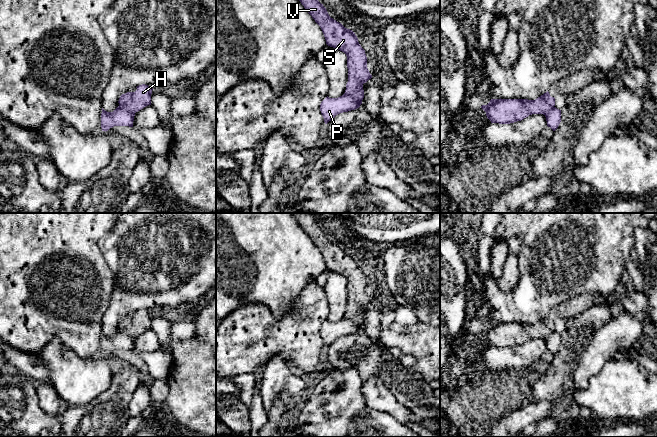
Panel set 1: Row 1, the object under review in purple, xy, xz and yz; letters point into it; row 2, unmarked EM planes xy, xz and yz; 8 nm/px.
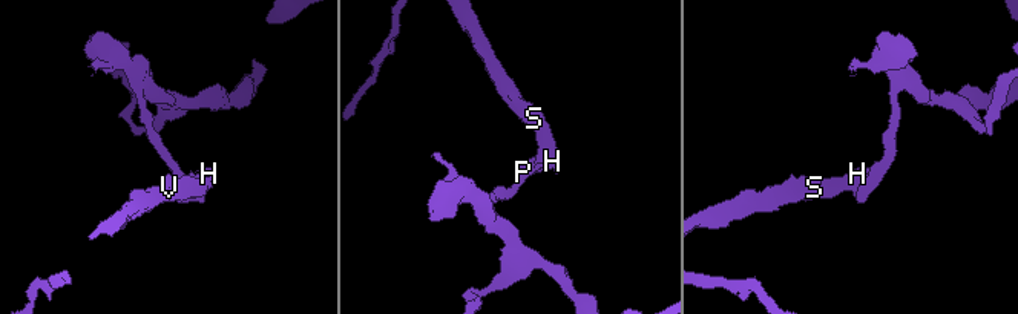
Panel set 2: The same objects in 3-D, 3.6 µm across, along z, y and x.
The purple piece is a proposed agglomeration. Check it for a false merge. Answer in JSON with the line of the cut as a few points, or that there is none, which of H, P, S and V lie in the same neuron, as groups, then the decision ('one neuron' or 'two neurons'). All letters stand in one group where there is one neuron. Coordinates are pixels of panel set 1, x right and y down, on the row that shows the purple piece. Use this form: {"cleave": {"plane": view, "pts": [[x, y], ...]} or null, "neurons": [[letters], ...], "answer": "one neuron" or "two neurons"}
{"cleave": {"plane": "xz", "pts": [[344, 93], [356, 98], [361, 103]]}, "neurons": [["H", "S", "V"], ["P"]], "answer": "two neurons"}

